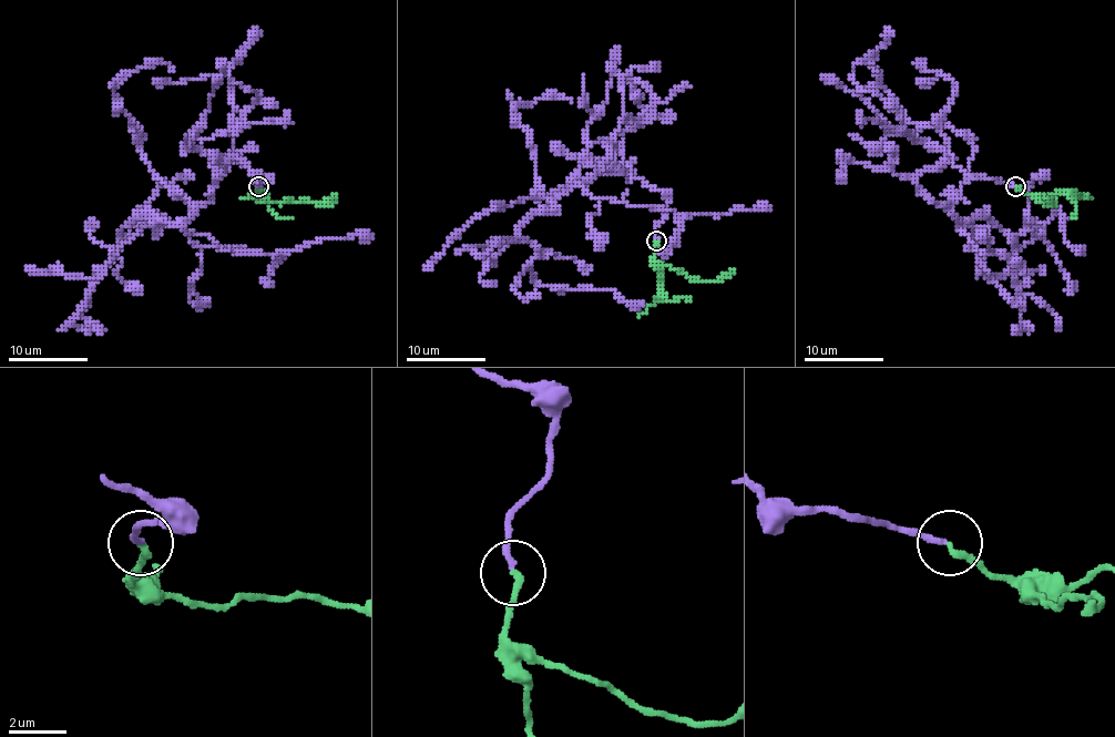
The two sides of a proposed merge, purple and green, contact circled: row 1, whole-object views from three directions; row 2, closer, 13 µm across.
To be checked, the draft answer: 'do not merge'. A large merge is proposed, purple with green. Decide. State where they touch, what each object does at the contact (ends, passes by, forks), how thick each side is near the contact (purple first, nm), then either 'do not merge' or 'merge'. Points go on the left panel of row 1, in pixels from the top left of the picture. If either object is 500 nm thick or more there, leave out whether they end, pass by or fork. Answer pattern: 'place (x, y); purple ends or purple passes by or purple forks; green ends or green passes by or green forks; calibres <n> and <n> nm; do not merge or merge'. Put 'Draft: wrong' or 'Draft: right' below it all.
place (258, 186); purple ends; green ends; calibres 200 and 240 nm; merge
Draft: wrong

